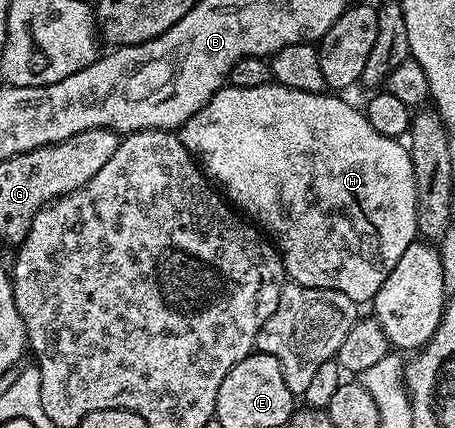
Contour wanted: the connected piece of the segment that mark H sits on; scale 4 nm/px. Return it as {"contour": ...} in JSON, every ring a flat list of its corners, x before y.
{"contour":[[273,81,259,87,227,85,219,89,211,97,208,105,196,112,182,126,180,138,182,144,188,148,191,155,200,164,203,172,221,188,225,198,243,216,249,217,259,228,269,232,282,256,282,264,286,266,287,276,300,285,319,287,320,289,336,289,340,293,344,293,344,297,352,297,354,303,369,304,376,297,380,285,384,285,384,281,388,281,392,269,396,269,396,263,400,261,400,257,404,257,404,249,408,249,408,245,412,245,419,238,416,225,416,203,418,201,416,177,409,146,392,137,384,137,384,133,376,133,376,129,372,129,365,114,359,108,357,111,352,104,345,103,337,94,304,93]]}

